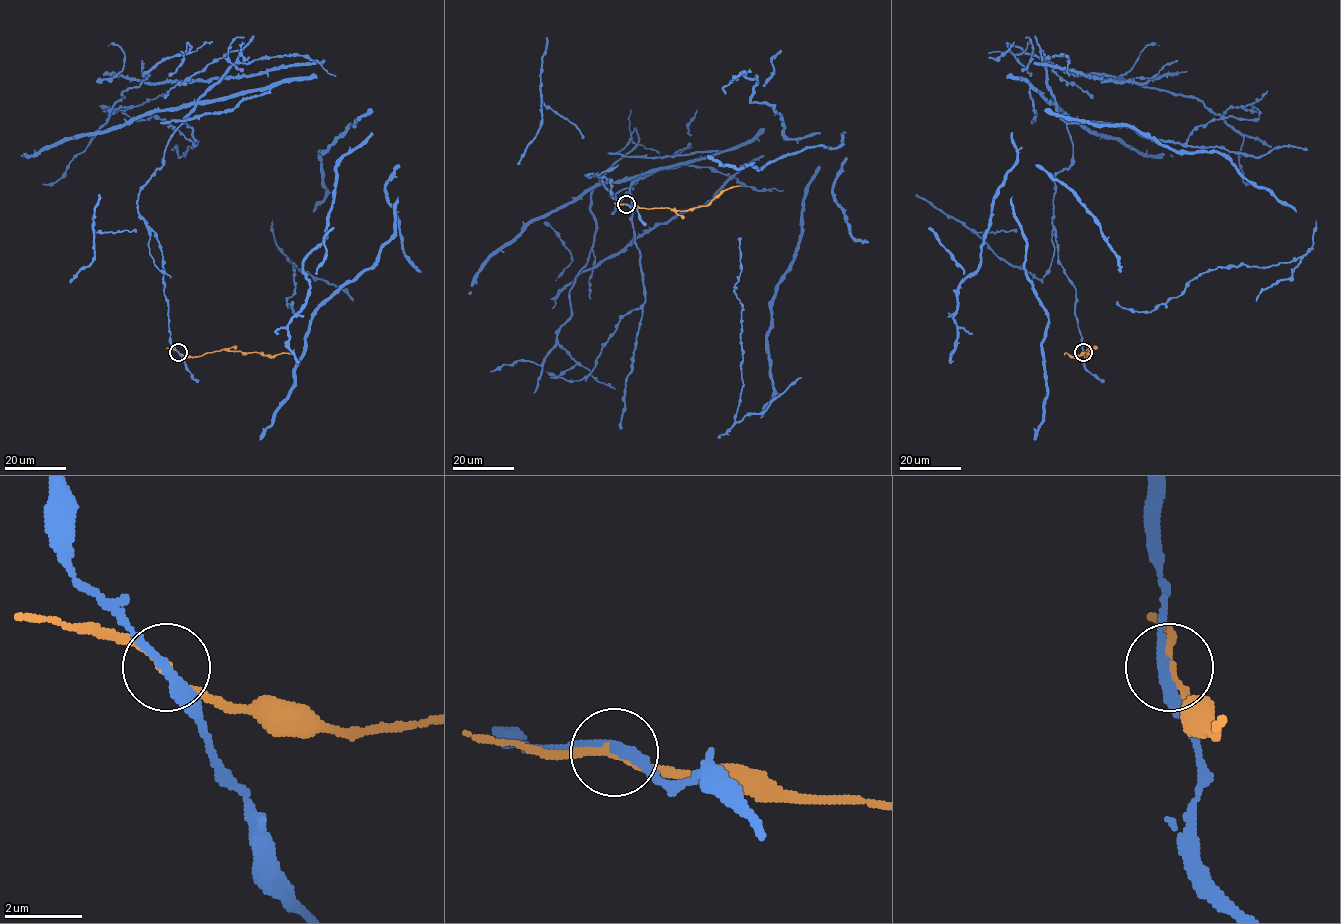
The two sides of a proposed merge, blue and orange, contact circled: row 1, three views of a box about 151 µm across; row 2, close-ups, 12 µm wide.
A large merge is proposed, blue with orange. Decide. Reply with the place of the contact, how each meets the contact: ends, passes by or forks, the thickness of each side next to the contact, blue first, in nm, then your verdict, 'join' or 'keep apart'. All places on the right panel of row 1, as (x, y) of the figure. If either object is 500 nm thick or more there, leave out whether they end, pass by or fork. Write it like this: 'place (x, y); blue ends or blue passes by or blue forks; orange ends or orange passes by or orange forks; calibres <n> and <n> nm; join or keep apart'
place (1083, 352); blue passes by; orange passes by; calibres 300 and 190 nm; keep apart

